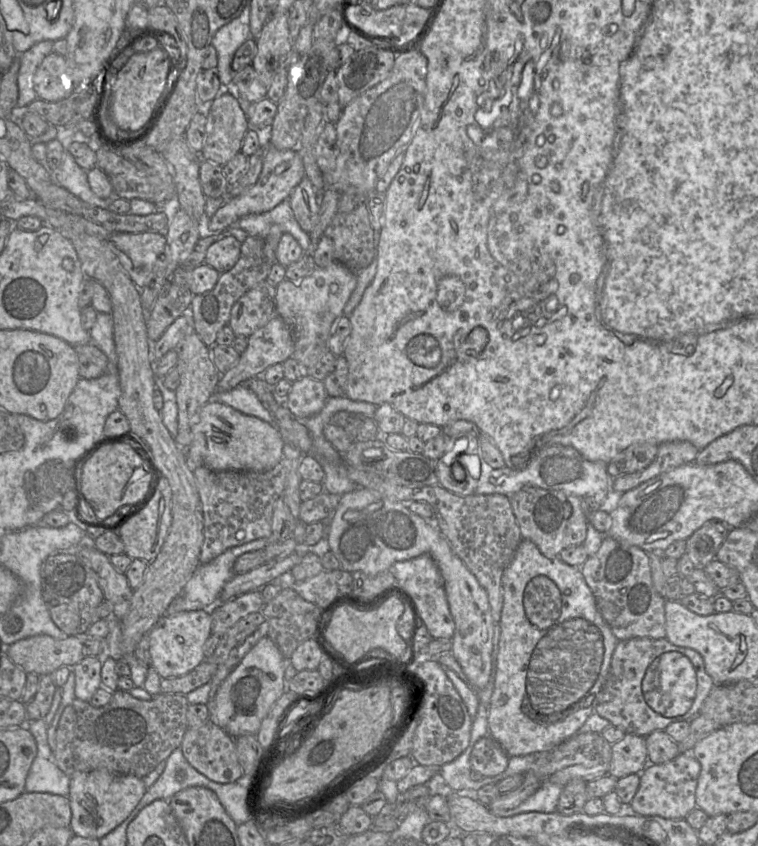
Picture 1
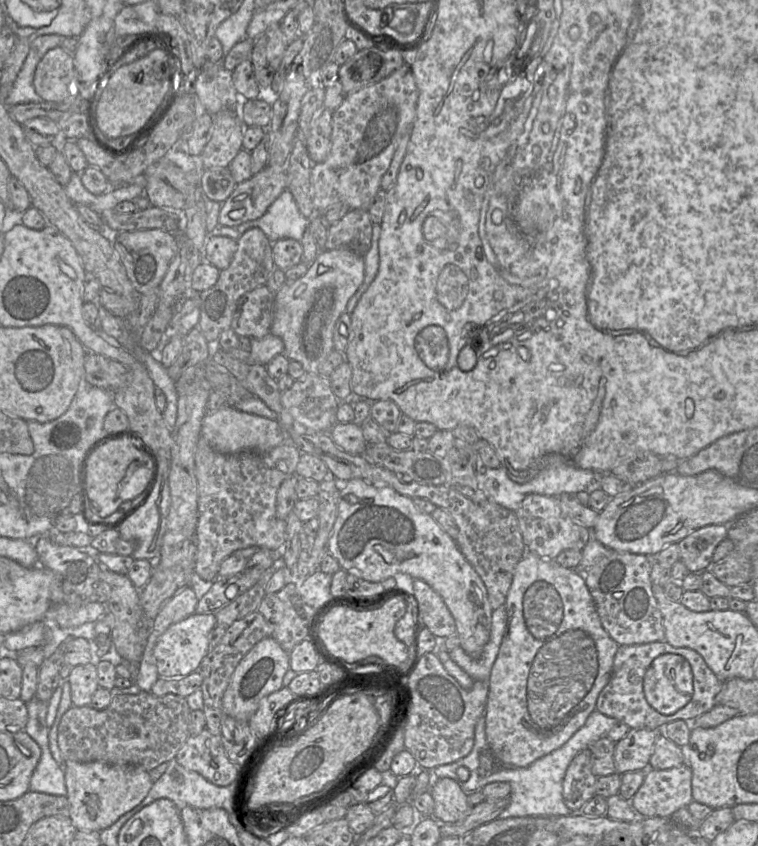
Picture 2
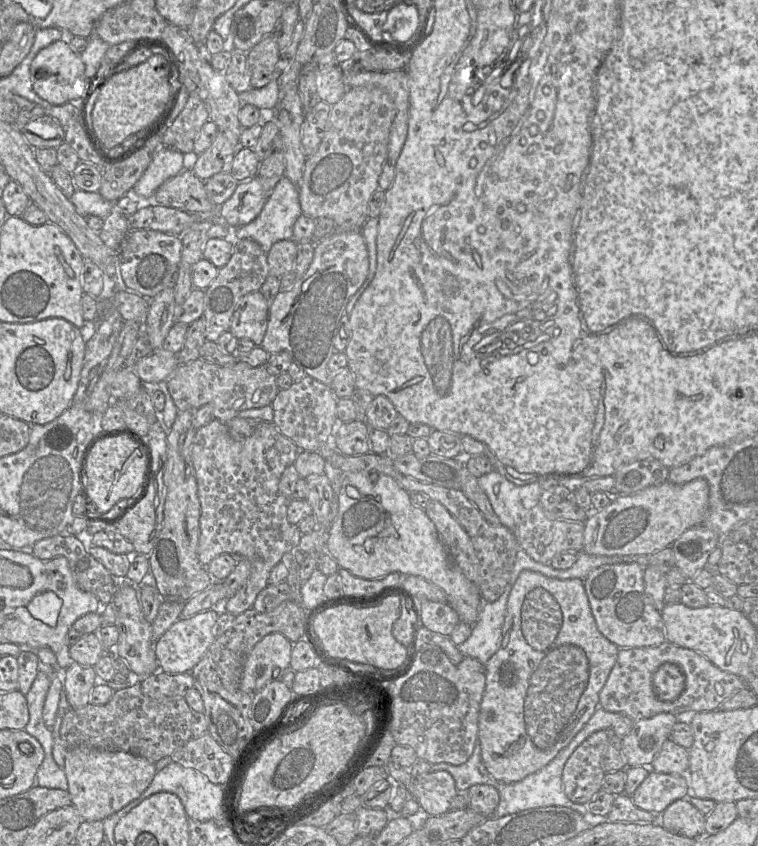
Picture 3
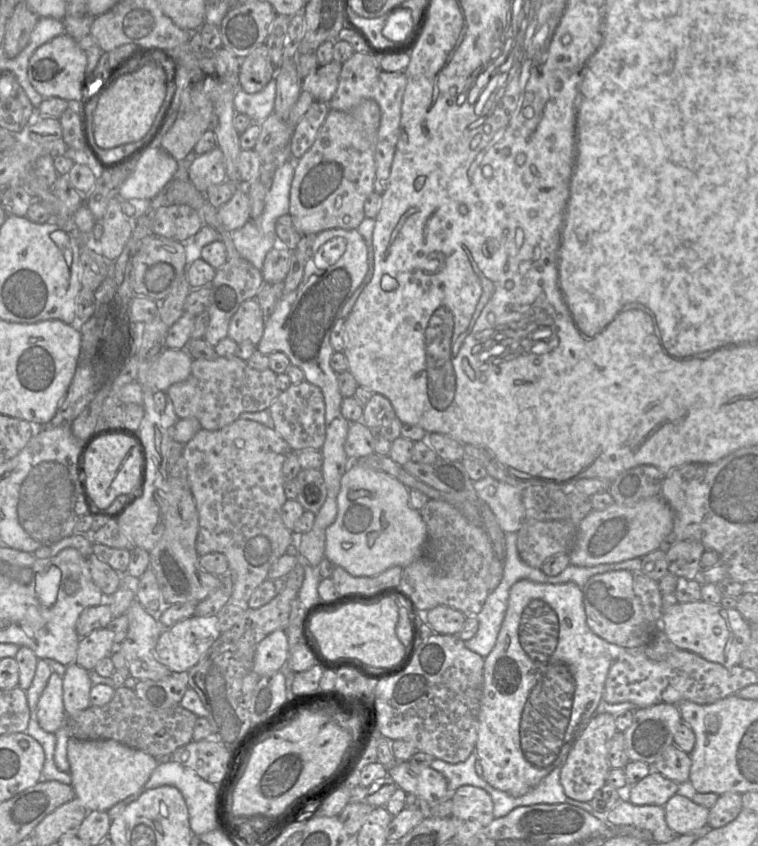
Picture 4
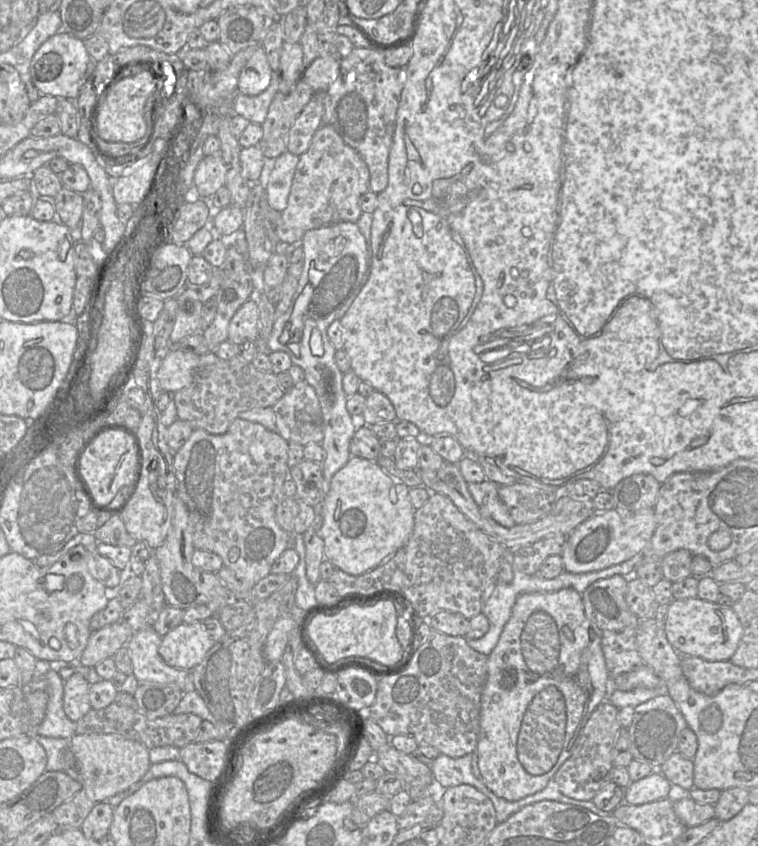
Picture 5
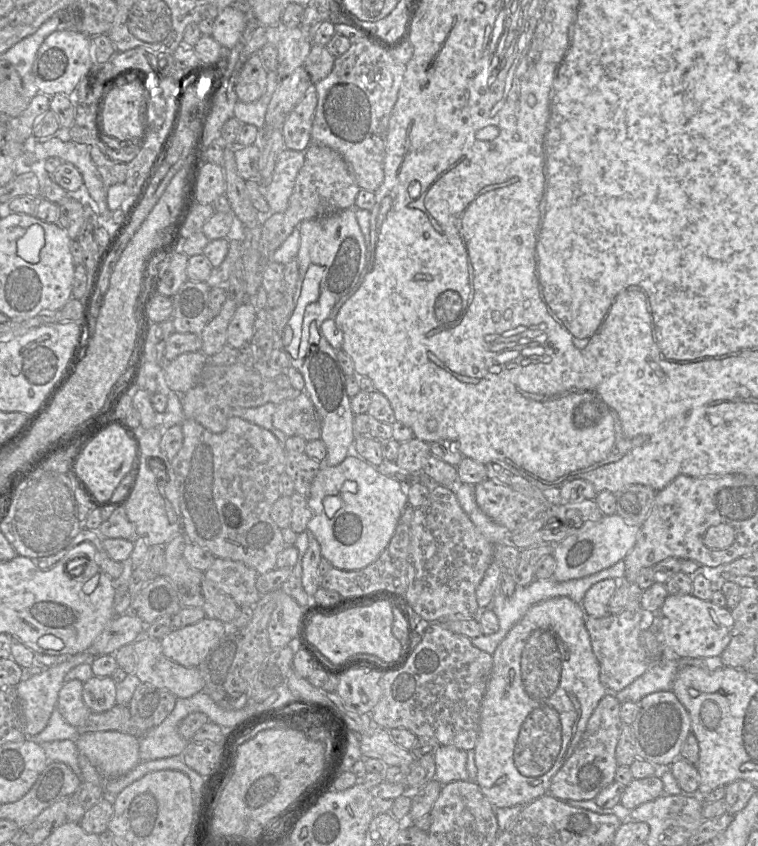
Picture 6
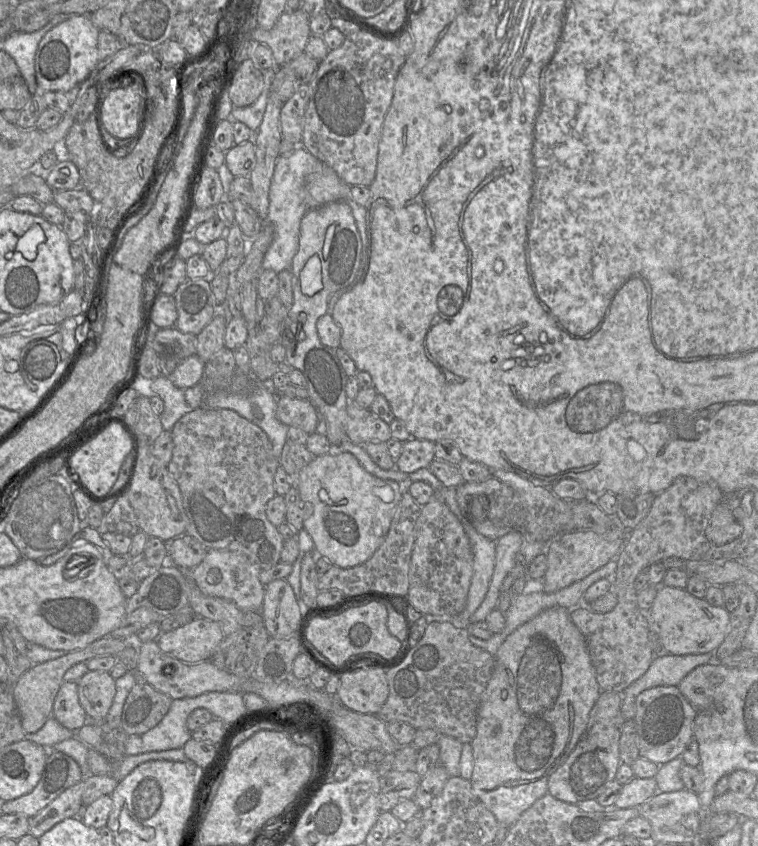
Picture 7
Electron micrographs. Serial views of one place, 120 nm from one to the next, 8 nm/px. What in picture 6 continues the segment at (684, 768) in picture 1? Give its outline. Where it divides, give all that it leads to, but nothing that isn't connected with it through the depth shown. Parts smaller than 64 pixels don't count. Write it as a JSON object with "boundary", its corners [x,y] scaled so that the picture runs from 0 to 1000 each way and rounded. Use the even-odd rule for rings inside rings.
{"boundary":[[[869,913],[865,916],[848,921],[835,920],[825,929],[817,950],[823,957],[831,960],[852,948],[864,946],[875,937],[875,924],[869,917]]]}

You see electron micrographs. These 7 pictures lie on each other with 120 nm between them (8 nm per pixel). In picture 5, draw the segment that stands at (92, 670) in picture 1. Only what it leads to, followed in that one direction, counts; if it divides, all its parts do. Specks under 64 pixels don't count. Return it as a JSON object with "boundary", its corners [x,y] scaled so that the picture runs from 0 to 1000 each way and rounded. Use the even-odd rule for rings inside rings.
{"boundary":[[[106,796],[84,805],[83,838],[88,848],[102,853],[119,840],[119,809]]]}

